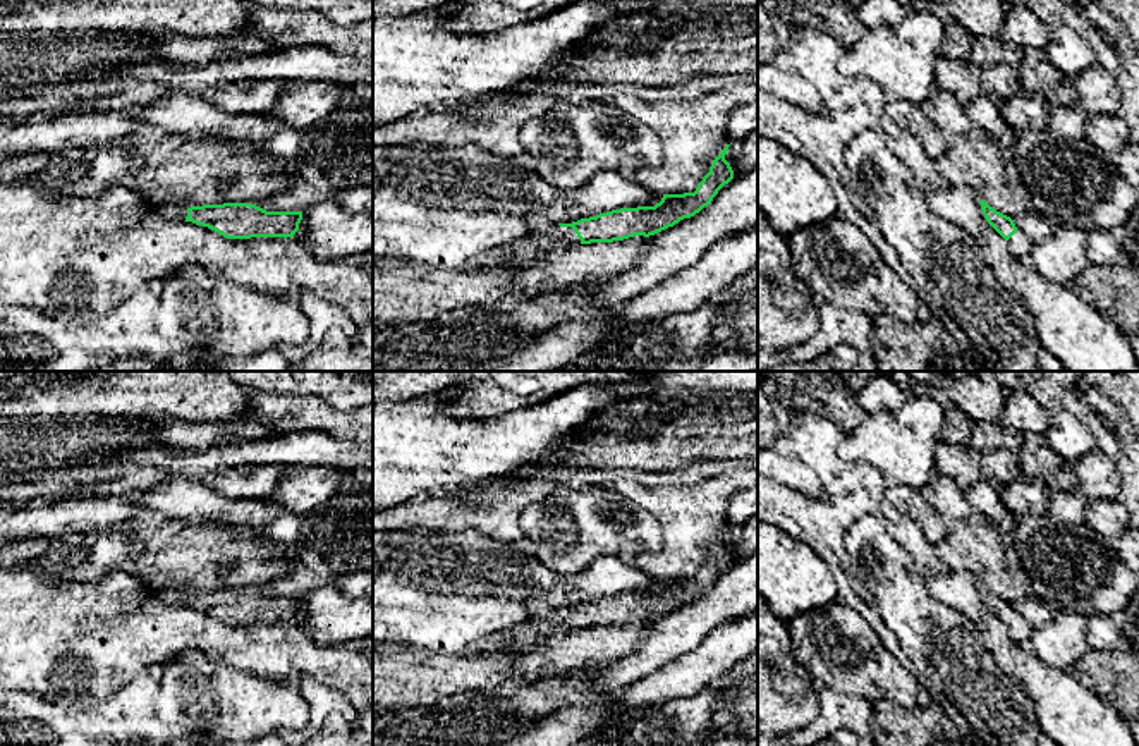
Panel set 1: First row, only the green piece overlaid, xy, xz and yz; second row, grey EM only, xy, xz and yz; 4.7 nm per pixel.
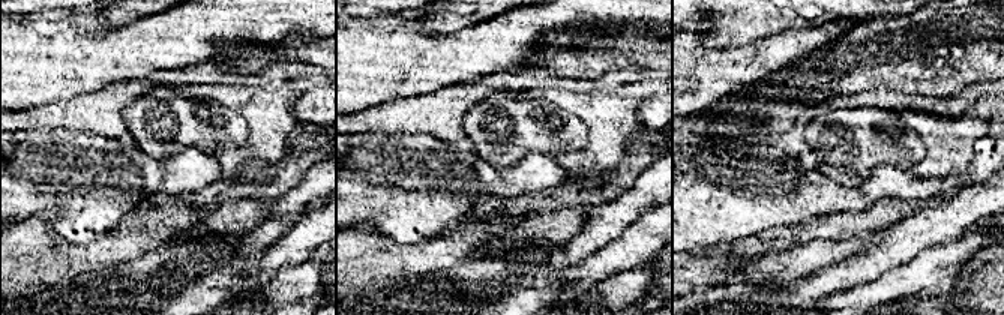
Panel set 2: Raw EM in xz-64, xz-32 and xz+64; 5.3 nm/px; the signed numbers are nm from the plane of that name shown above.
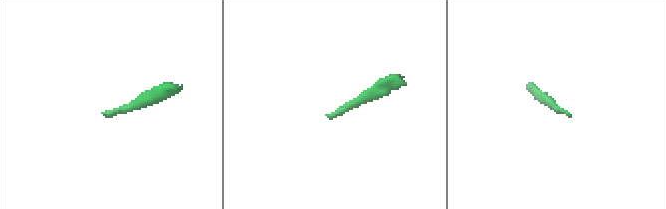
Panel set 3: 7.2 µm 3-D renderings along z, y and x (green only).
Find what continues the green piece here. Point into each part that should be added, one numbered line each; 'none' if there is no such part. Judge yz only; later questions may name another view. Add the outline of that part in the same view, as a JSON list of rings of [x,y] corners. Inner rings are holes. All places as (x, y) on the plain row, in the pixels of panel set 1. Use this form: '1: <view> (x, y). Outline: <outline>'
1: yz (1019, 629). Outline: [[[1019,614],[1007,626],[1007,629],[1020,650],[1032,653],[1032,643],[1031,643],[1032,627]]]

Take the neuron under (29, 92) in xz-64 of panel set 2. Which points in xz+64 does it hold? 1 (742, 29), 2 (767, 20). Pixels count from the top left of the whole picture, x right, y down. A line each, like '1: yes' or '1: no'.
1: no
2: no

